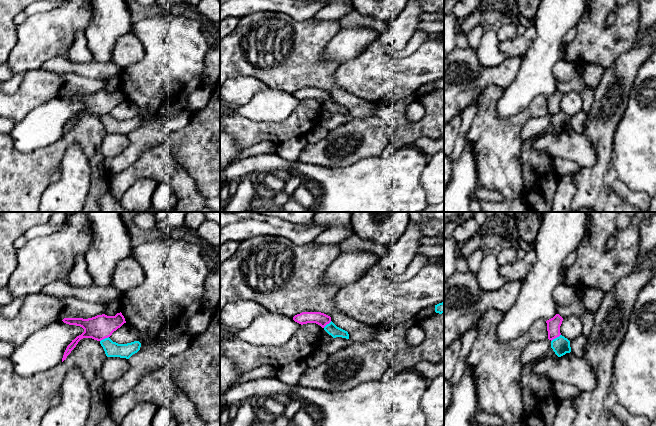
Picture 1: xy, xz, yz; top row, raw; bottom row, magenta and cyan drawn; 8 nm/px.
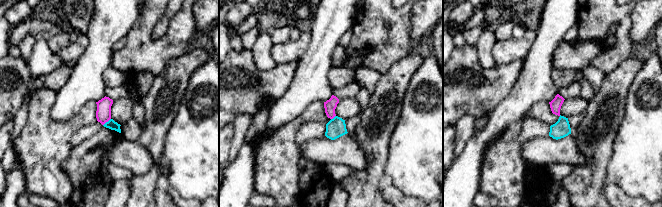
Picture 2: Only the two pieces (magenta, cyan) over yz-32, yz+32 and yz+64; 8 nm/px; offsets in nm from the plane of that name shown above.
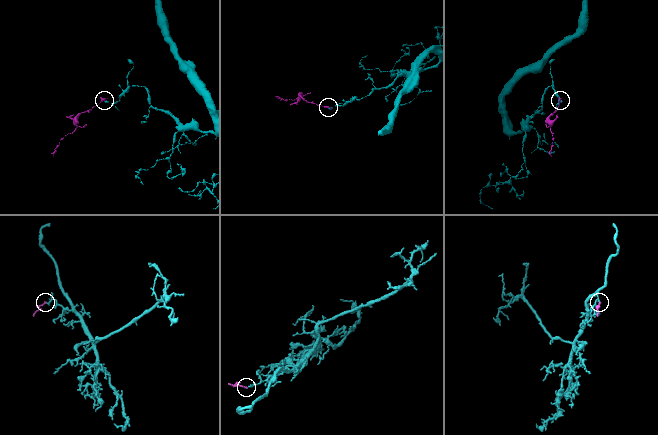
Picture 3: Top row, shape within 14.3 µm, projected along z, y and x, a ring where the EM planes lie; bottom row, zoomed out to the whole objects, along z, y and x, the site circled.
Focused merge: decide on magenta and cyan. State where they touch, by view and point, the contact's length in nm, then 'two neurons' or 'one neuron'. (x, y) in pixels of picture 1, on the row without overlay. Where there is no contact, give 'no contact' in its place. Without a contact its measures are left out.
yz (555, 113) | 100 nm | two neurons

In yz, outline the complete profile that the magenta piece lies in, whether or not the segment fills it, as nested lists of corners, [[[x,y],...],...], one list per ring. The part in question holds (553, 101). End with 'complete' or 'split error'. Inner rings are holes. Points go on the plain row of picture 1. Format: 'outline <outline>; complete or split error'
outline [[[556,90],[553,94],[546,97],[549,116],[552,117],[561,111],[560,102],[562,97],[563,94],[559,90]]]; complete

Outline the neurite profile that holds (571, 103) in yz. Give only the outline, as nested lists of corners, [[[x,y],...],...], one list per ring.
[[[569,92],[563,94],[562,100],[560,102],[560,109],[569,117],[572,117],[582,110],[582,105],[583,99],[581,93]]]

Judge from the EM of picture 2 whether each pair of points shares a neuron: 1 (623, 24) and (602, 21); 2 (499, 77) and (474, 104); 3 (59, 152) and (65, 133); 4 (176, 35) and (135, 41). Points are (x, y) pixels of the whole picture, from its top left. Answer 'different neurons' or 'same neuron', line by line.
1: same neuron
2: same neuron
3: same neuron
4: same neuron

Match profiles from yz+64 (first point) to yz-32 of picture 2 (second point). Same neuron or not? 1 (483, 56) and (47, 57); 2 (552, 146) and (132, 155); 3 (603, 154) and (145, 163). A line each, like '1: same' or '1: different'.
1: same
2: same
3: different

